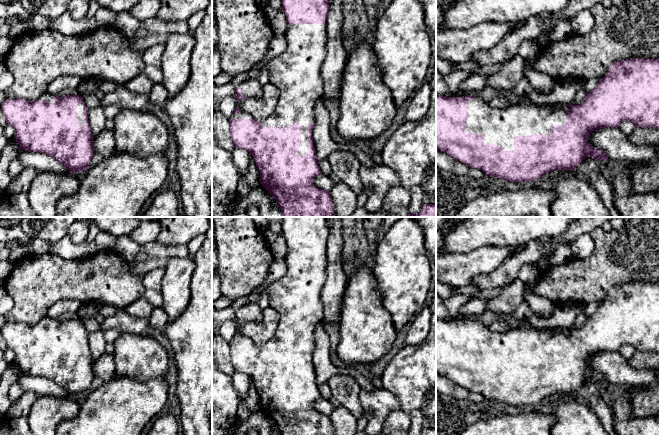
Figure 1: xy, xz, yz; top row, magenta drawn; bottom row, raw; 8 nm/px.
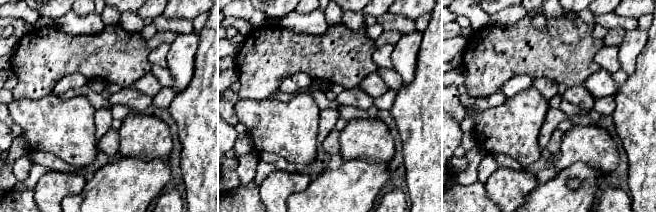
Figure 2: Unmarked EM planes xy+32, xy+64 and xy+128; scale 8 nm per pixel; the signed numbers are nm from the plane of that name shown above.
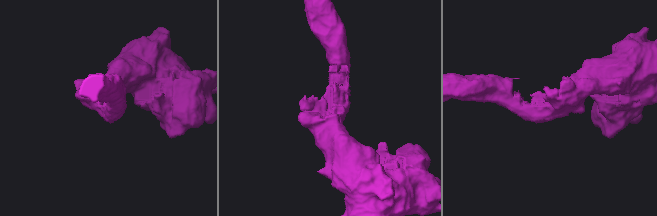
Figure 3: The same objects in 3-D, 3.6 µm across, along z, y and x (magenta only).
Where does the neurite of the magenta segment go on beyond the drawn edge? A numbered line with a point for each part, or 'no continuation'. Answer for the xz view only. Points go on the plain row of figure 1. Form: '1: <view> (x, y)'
1: xz (296, 297)

